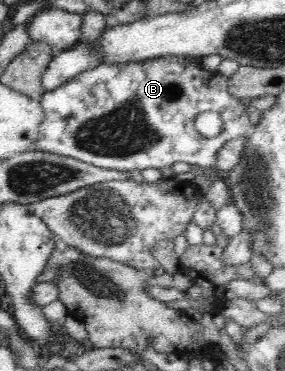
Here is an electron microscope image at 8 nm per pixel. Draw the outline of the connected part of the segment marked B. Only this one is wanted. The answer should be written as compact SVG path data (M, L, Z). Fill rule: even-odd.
M166 55L141 62L99 65L46 91L40 98L44 116L39 126L39 137L30 149L66 155L89 165L130 174L149 167L171 167L177 162L216 169L221 147L229 140L244 137L251 124L245 107L230 94L228 78L219 71L211 73L204 69L201 58ZM205 111L219 113L223 120L221 133L211 139L199 135L195 129L197 115Z

